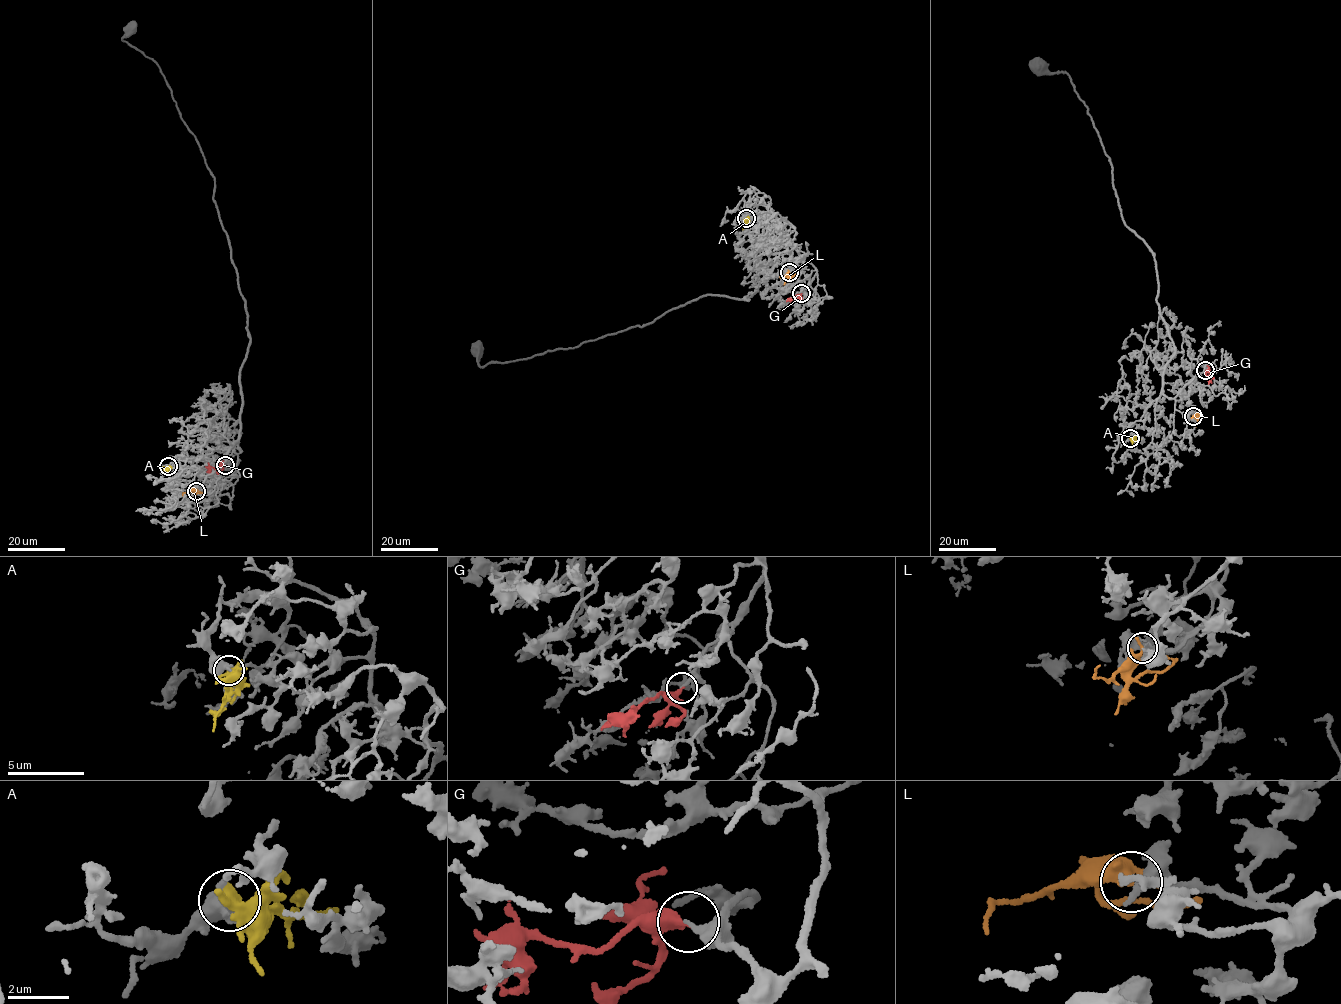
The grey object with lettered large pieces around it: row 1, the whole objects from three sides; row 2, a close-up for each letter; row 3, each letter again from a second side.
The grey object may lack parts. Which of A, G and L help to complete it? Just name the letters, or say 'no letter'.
G

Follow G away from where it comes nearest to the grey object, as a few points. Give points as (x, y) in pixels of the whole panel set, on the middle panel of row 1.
G: (801, 294), (786, 301)

